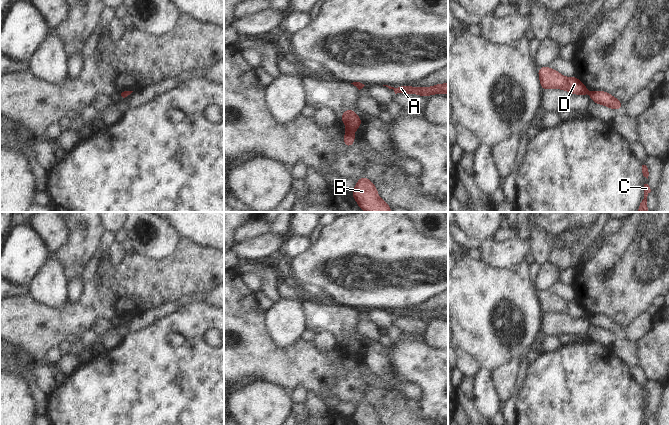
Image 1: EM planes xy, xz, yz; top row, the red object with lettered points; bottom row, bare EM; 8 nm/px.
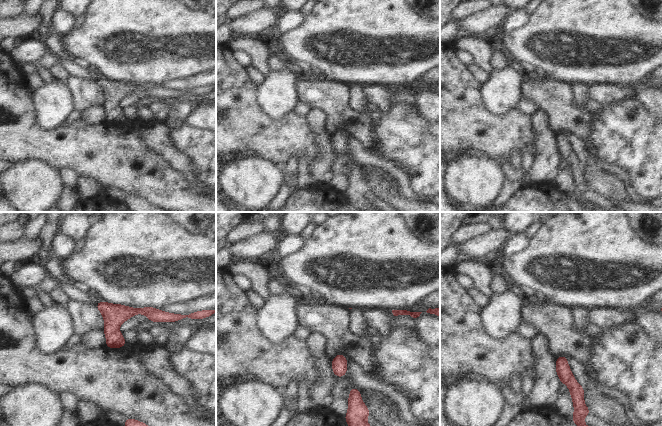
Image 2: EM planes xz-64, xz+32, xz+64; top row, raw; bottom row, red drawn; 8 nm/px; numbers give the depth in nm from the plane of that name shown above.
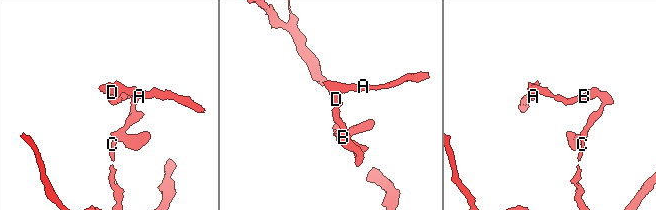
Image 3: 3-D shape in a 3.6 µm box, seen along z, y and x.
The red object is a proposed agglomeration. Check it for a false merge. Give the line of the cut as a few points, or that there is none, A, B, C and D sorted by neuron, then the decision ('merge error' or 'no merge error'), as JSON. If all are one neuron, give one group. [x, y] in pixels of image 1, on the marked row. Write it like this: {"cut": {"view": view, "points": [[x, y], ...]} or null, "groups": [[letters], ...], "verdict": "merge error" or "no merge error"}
{"cut": {"view": "xz", "points": [[347, 129], [352, 132]]}, "groups": [["A", "D"], ["B", "C"]], "verdict": "merge error"}

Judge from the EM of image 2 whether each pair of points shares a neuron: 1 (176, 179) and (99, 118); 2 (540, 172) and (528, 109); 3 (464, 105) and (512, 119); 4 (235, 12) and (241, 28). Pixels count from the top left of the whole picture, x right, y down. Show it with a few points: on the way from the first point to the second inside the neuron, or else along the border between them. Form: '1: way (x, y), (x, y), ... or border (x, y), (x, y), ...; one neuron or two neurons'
1: border (81, 119), (85, 123), (105, 122); two neurons
2: border (538, 108), (529, 115); two neurons
3: way (476, 117), (481, 122), (500, 122); one neuron
4: border (257, 10), (227, 20); two neurons

